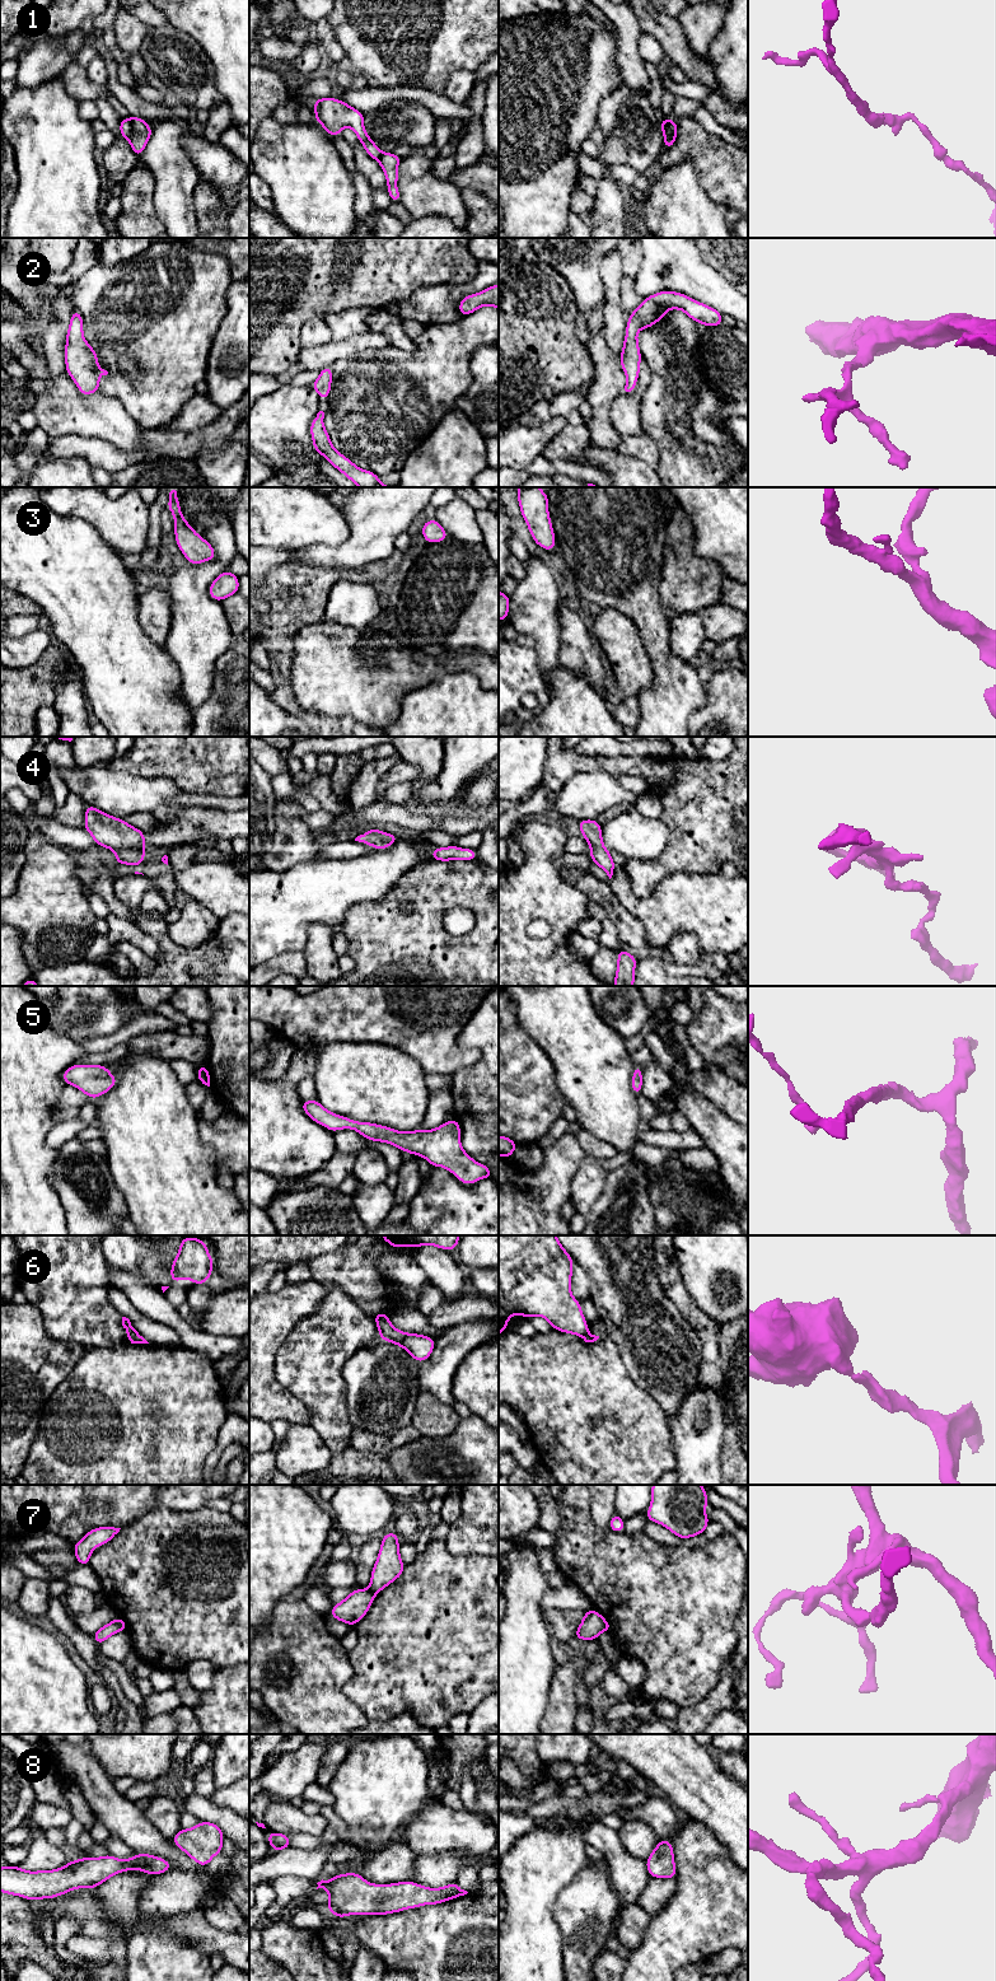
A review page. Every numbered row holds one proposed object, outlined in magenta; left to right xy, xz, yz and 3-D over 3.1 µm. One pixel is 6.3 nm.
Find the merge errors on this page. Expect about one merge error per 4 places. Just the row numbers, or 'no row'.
1, 6, 7

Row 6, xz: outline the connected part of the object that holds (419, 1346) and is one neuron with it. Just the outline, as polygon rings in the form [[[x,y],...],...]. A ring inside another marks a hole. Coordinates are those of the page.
[[[389,1318],[377,1321],[377,1326],[380,1340],[403,1347],[418,1363],[429,1359],[435,1347],[435,1338],[399,1331],[392,1326]]]

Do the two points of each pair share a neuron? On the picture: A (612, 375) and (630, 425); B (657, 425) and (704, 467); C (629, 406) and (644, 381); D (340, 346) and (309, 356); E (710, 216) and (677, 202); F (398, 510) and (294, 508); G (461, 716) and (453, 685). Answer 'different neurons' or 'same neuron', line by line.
A: different neurons
B: same neuron
C: same neuron
D: same neuron
E: same neuron
F: different neurons
G: same neuron

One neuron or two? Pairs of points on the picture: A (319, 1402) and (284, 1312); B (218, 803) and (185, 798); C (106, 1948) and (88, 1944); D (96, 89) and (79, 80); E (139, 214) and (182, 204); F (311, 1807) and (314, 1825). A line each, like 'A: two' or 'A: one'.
A: two
B: one
C: one
D: one
E: two
F: two

